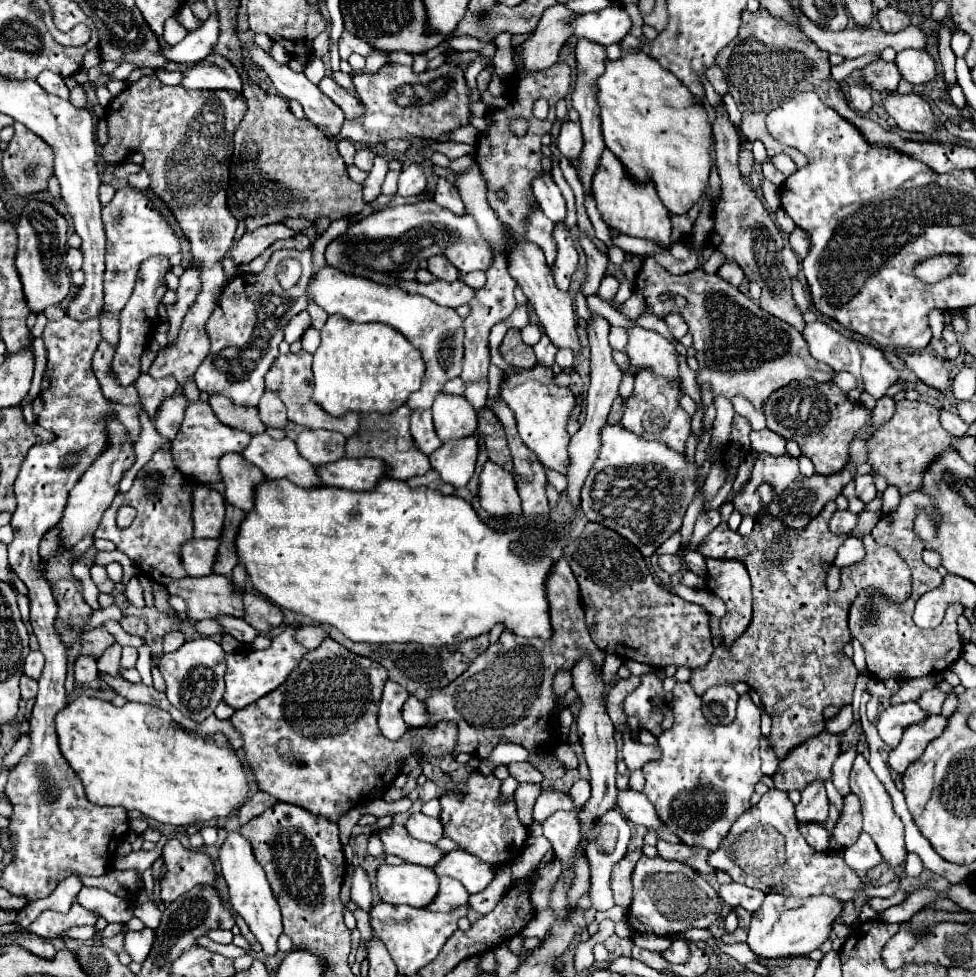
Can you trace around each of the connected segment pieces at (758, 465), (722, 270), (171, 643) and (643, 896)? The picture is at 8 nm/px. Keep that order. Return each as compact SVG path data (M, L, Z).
M859 437L859 441L855 441L855 445L851 445L851 453L855 453L855 465L851 465L851 469L847 469L847 473L839 473L839 477L819 477L819 475L803 477L795 457L789 457L789 455L787 457L773 457L773 455L767 455L767 453L759 453L755 463L753 463L753 471L751 471L749 481L743 485L741 493L735 495L735 499L733 499L735 509L739 509L741 515L757 517L759 511L761 511L758 487L761 483L773 483L775 503L771 503L771 507L769 507L771 515L781 517L793 529L801 529L803 525L807 525L807 521L811 521L811 517L815 517L823 509L823 505L827 501L835 499L841 493L841 489L853 479L857 467L863 463L863 453L867 453L863 439L865 437Z
M727 261L727 263L723 263L721 267L719 267L719 271L717 271L725 281L729 281L729 283L733 283L733 285L741 285L741 281L743 281L743 269L741 267L737 267L735 265L735 261Z
M171 631L171 633L167 633L165 639L163 639L163 651L165 651L165 653L177 651L183 643L185 643L185 633L183 633L183 631Z
M641 857L633 871L633 901L627 909L627 921L633 933L639 935L675 935L691 927L709 929L719 921L721 897L719 893L689 865L681 861L667 861L663 857Z

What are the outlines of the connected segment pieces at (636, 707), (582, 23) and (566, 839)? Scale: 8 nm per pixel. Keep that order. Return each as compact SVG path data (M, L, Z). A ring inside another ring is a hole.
M655 673L641 675L639 687L625 699L625 713L635 715L641 719L641 727L651 731L655 737L661 733L661 721L663 717L659 713L653 713L653 707L663 701L663 687L661 679Z
M607 7L597 13L573 15L569 21L577 39L589 39L599 45L619 43L631 29L631 19L623 7Z
M553 813L543 823L543 835L551 841L555 855L561 861L562 870L573 871L571 887L567 889L569 905L577 905L583 895L589 893L589 865L585 855L577 849L581 841L581 827L575 813Z

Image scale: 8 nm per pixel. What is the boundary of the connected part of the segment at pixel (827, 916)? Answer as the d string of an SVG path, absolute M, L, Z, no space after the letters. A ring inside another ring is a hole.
M769 893L761 909L753 913L747 945L751 947L751 951L755 951L755 955L767 959L809 955L829 939L833 923L839 919L841 911L843 911L843 901L831 895L801 899L801 897L785 897L779 893Z

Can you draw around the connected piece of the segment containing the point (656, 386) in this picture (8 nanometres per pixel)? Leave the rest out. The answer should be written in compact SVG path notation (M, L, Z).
M639 369L635 373L635 389L631 397L627 399L627 409L623 413L621 425L635 435L649 439L649 441L661 441L669 445L673 451L685 455L685 443L691 435L691 417L683 411L679 405L679 399L685 395L683 385L679 381L669 381L665 377L655 375L651 369Z

